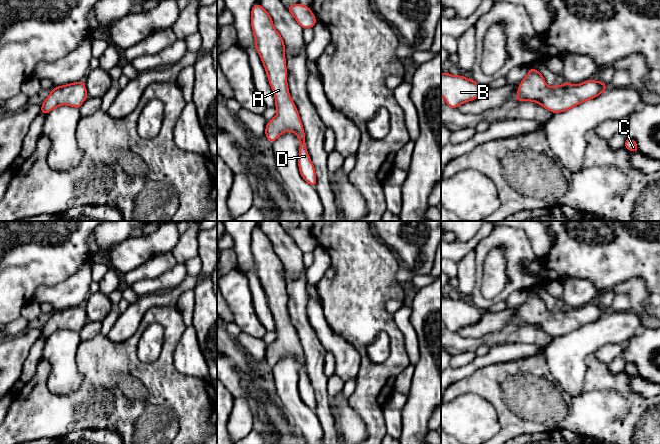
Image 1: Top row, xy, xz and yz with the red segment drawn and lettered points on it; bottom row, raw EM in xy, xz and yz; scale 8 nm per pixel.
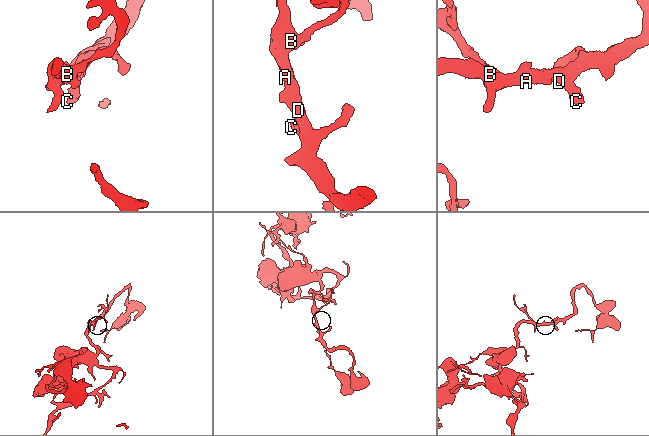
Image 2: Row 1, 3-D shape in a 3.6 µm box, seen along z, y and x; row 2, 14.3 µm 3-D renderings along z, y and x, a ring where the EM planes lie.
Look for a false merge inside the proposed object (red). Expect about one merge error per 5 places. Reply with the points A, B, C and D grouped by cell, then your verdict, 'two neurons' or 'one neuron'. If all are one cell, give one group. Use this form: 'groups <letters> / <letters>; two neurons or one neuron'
groups A B C D; one neuron

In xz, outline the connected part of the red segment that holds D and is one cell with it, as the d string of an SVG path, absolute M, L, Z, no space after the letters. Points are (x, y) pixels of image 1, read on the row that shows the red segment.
M258 3L254 4L251 10L251 26L255 49L266 70L277 109L276 116L267 122L265 135L268 141L274 142L283 132L296 133L300 141L298 157L300 174L309 185L315 187L317 183L315 167L307 152L303 125L288 89L284 41L275 29L272 17Z

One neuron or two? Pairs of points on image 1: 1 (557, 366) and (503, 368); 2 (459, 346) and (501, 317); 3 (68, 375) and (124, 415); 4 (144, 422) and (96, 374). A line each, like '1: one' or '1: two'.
1: two
2: two
3: two
4: one

